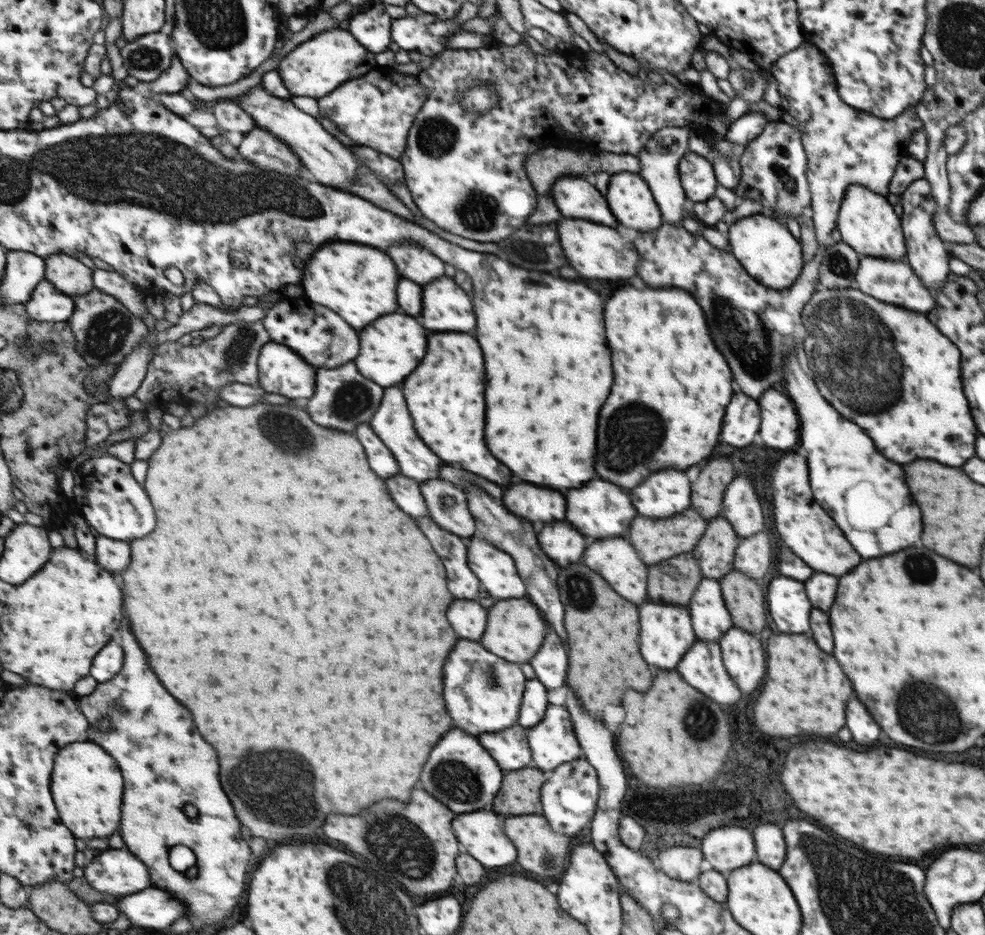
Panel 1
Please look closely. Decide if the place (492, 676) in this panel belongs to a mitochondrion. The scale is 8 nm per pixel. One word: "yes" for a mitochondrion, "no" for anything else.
yes

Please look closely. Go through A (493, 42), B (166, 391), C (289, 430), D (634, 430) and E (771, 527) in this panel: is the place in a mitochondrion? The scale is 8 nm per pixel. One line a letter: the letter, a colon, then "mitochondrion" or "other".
A: other
B: other
C: mitochondrion
D: mitochondrion
E: other

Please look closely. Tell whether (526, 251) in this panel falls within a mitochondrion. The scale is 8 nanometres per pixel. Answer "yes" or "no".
yes

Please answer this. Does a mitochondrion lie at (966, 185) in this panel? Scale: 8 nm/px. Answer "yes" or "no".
yes

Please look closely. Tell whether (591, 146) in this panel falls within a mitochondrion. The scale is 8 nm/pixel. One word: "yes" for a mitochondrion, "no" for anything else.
no

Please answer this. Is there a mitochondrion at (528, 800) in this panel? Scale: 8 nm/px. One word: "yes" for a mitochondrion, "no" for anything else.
no

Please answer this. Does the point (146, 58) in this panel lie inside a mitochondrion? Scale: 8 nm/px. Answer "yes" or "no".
yes

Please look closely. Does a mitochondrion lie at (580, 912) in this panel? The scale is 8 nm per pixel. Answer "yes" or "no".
no

